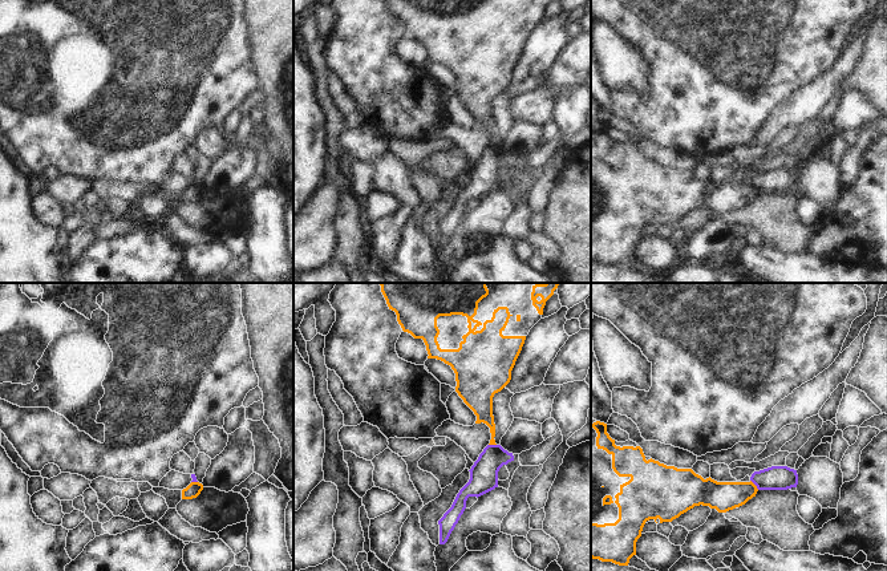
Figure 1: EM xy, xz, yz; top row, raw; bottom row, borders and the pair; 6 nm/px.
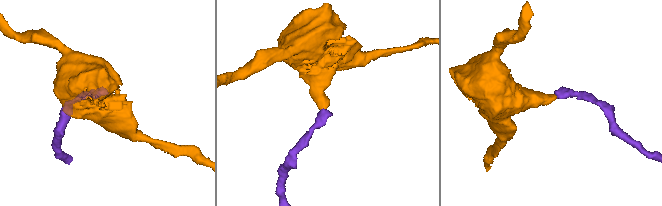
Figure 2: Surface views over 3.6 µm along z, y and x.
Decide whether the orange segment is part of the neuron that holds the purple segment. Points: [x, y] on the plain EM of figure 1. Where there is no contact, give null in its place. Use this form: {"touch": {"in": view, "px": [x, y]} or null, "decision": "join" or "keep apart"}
{"touch": {"in": "yz", "px": [754, 186]}, "decision": "keep apart"}

